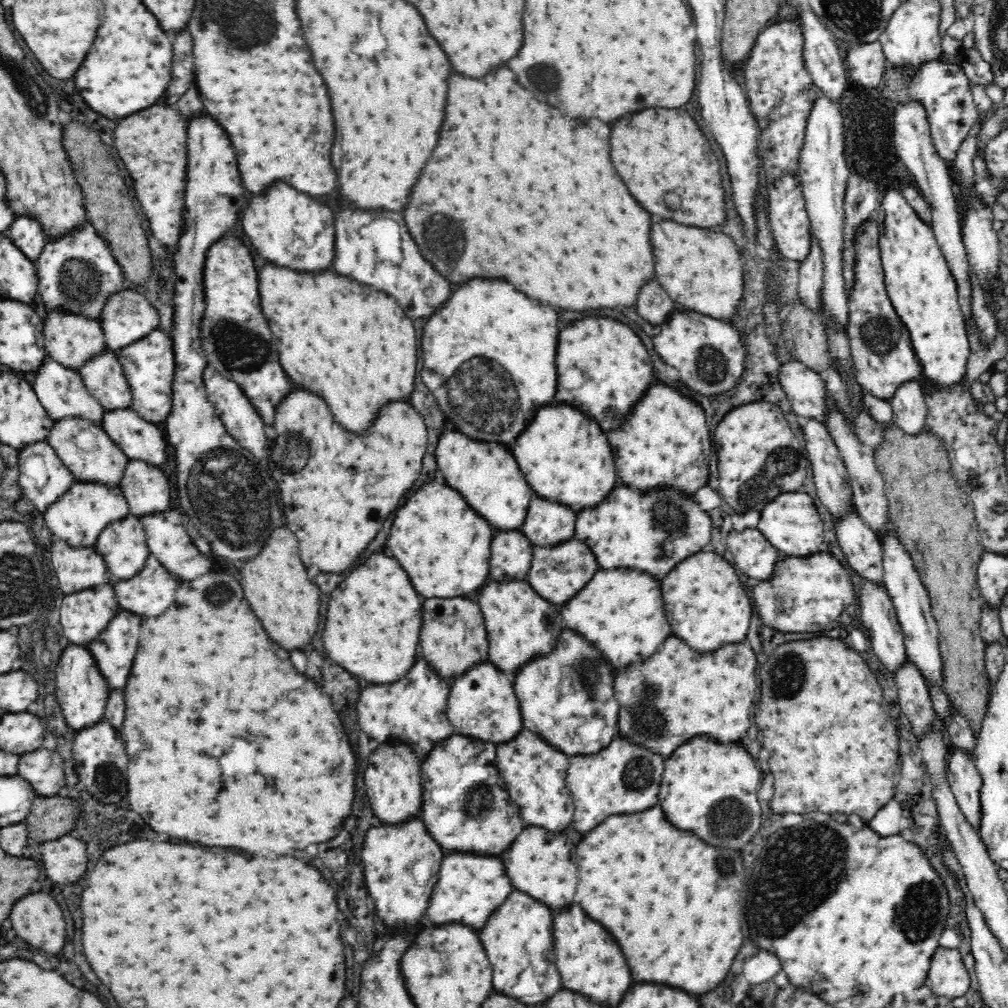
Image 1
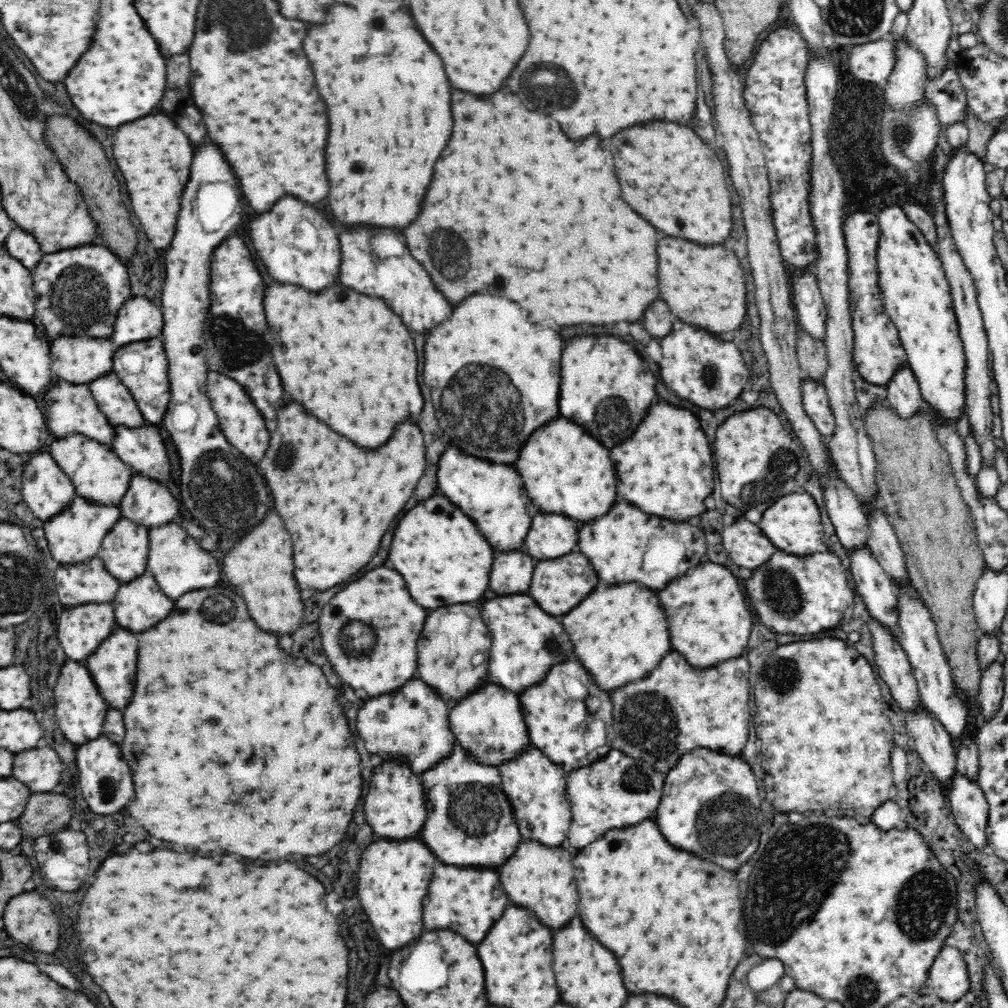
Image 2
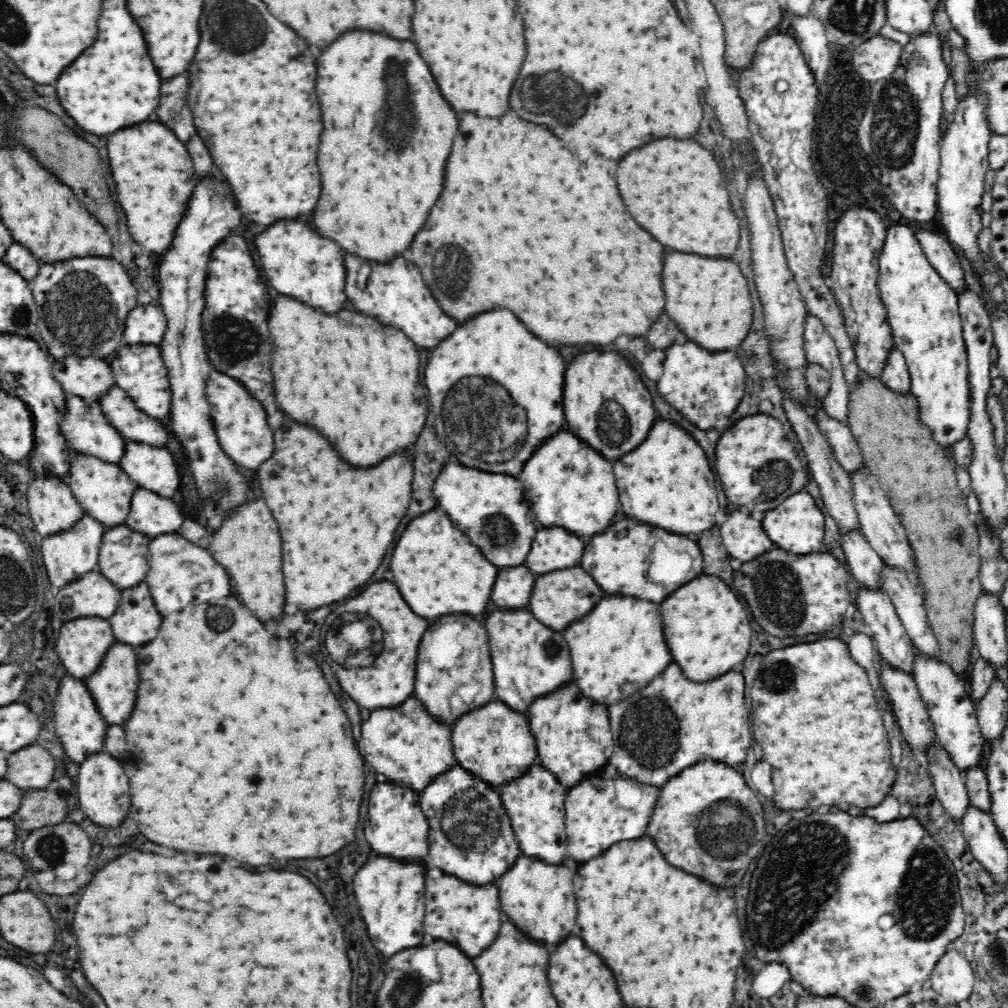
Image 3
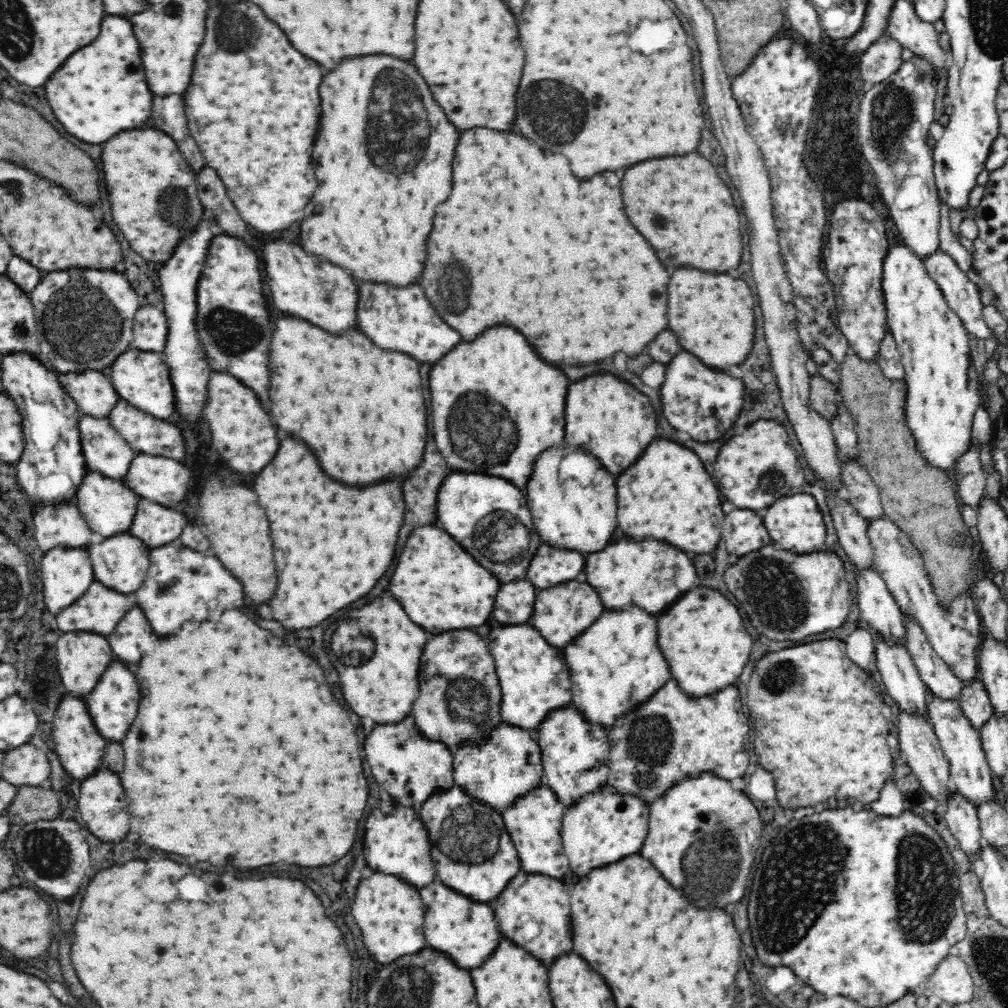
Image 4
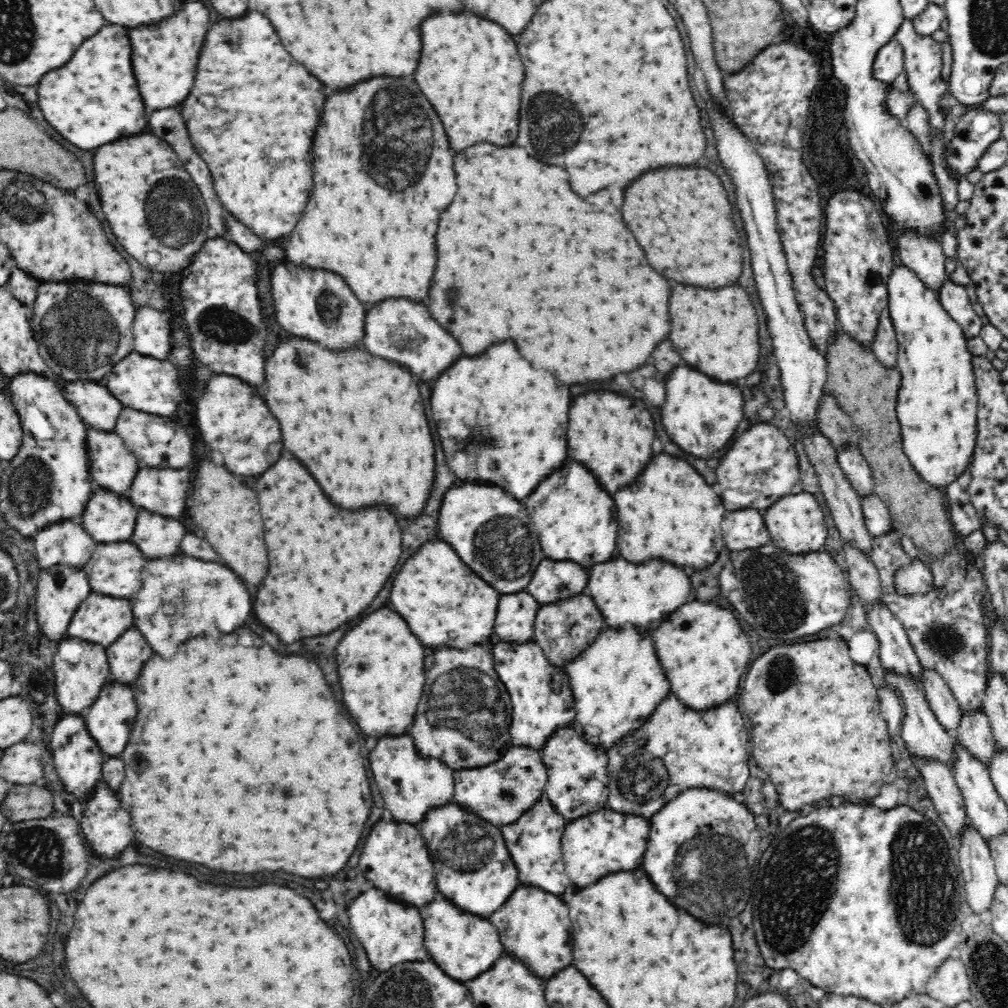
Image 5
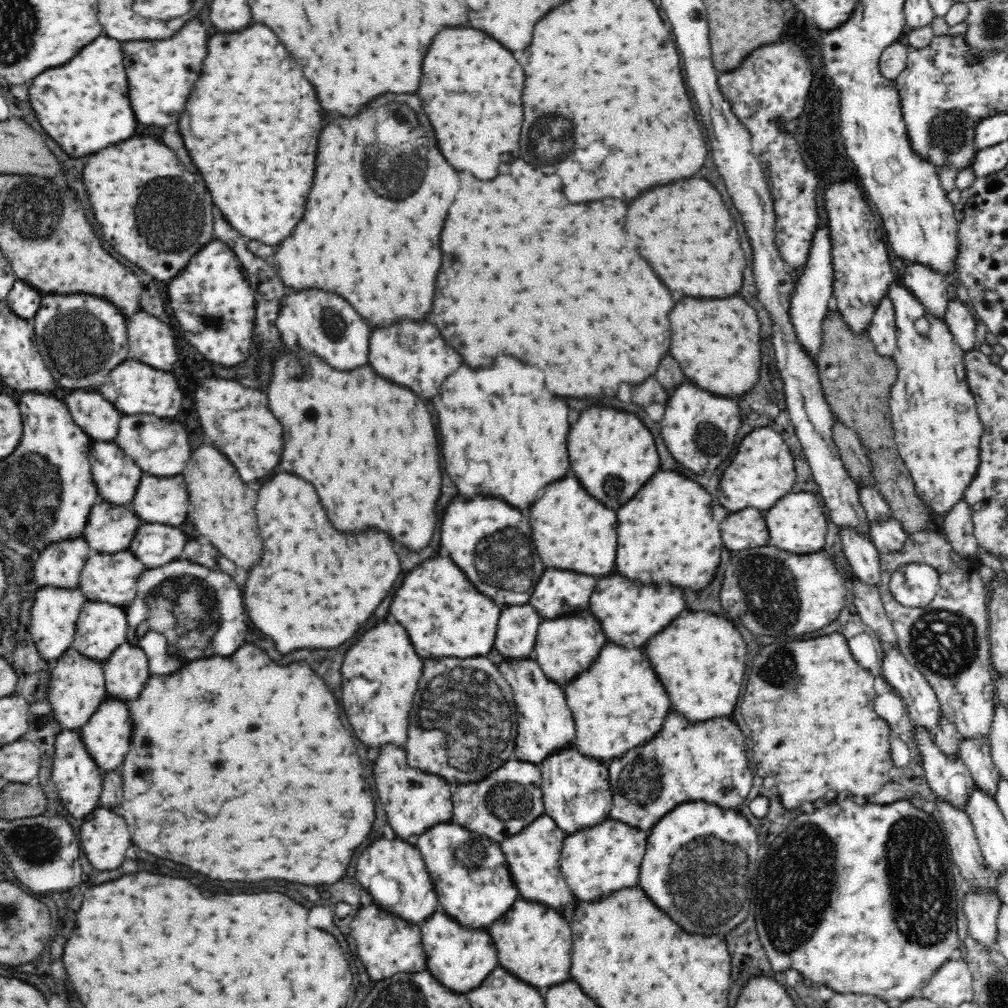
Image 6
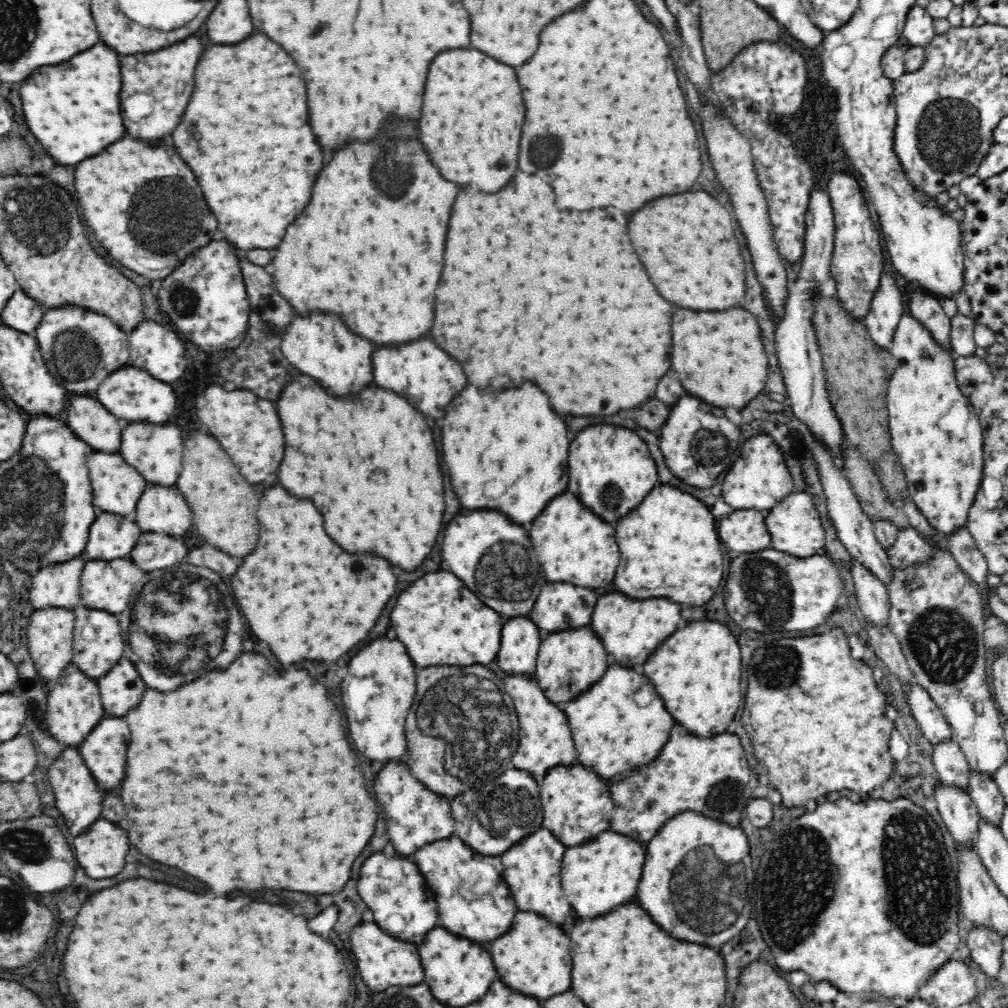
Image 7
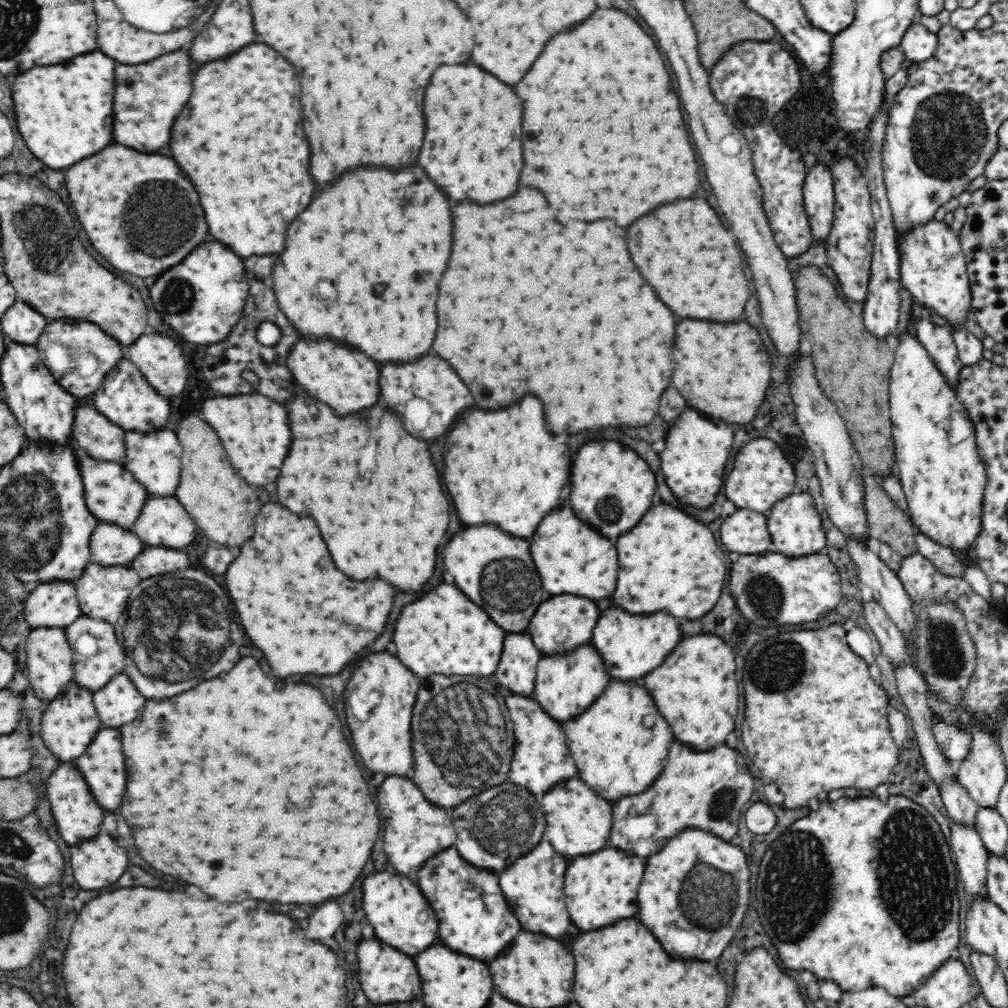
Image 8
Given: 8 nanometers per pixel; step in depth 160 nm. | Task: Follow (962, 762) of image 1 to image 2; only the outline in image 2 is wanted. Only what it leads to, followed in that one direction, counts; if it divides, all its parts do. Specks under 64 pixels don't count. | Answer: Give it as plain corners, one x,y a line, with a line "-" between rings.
956,773
946,795
951,804
951,814
964,837
978,851
989,846
986,834
989,804
979,784

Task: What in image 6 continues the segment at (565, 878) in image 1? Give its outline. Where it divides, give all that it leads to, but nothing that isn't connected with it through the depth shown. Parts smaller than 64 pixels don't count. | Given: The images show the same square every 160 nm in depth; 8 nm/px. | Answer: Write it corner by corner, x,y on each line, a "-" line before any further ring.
519,898
500,920
496,920
496,924
490,928
490,934
496,950
500,950
500,964
526,984
534,982
538,984
536,988
550,988
548,984
560,984
570,978
572,932
556,910

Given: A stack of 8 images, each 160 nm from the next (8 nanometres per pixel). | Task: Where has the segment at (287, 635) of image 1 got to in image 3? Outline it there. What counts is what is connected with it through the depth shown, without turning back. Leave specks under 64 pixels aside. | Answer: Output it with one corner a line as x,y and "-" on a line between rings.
254,500
222,522
222,526
212,534
210,548
214,558
230,573
234,584
234,596
238,596
244,606
256,614
256,618
278,618
284,608
284,576
282,576
282,552
280,552
278,524
268,510
266,502

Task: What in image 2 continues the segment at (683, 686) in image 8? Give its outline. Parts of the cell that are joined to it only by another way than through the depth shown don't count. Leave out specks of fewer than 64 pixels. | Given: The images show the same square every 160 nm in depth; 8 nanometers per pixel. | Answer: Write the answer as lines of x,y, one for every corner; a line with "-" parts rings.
704,560
690,570
690,574
668,584
666,590
660,590
658,598
668,618
672,648
676,648
688,664
707,669
720,664
720,660
746,654
746,644
752,632
752,612
728,568

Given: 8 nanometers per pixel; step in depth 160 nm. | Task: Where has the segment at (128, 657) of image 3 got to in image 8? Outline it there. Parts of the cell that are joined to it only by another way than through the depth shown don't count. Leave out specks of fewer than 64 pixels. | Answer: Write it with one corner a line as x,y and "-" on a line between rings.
103,728
96,733
84,754
74,762
88,783
88,788
95,801
106,812
116,810
124,798
124,792
126,792
126,766
124,766
124,754
122,752
120,731

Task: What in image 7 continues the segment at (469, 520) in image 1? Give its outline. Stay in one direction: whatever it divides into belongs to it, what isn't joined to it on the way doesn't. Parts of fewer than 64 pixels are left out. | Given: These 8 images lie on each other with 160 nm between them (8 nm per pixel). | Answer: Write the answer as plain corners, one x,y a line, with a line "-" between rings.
432,572
406,588
390,614
396,636
406,646
416,668
428,666
472,666
490,664
500,648
500,630
505,624
500,614
484,606
450,572

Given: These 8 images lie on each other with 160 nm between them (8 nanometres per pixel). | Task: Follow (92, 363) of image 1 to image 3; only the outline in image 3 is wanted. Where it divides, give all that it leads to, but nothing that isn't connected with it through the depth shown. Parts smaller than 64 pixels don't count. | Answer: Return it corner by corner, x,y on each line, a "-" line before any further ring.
116,384
99,400
99,405
109,423
125,439
158,448
169,447
168,428
158,419
148,418

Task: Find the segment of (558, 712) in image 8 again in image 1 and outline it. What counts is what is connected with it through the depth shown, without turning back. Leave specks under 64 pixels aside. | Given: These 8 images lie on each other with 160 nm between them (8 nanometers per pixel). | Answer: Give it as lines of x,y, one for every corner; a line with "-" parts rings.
576,538
553,547
533,547
533,559
527,583
548,603
561,607
578,594
599,569
594,553

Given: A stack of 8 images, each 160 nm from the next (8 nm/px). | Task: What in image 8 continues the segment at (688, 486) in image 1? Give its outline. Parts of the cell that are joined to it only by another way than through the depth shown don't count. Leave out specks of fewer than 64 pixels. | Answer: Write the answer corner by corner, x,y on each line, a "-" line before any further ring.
657,500
654,508
648,510
648,514
644,514
644,518
638,522
636,528
618,538
616,548
618,548
620,572
618,572
618,586
614,590
614,602
626,612
642,616
654,612
668,612
670,616
676,618
696,620
702,618
708,610
712,610
714,604
718,602
726,578
726,564
722,562
716,538
704,524
694,520
684,510
678,510
678,505
673,507

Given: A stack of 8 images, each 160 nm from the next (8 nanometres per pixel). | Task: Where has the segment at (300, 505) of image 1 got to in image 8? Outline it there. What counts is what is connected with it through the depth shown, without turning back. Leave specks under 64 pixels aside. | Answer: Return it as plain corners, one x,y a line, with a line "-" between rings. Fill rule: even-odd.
272,502
262,506
256,518
256,534
250,542
244,542
240,556
226,570
226,588
232,590
228,594
236,606
242,626
246,626
244,630
248,638
256,648
262,650
264,658
268,654
270,676
278,682
294,674
332,676
342,672
384,632
394,602
394,588
388,586
388,582
354,582
348,580
348,576
340,574
340,570
336,570
320,536
320,530
312,518
300,518
-
316,636
334,638
330,642
324,642

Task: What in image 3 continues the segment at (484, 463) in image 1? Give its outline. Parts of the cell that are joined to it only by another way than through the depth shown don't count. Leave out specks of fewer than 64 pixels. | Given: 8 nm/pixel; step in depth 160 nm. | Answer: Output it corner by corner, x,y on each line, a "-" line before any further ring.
446,464
433,484
433,493
438,509
443,513
446,510
450,521
496,568
514,568
527,559
539,525
535,516
528,516
530,508
526,508
528,500
520,480
506,474
484,474
470,467

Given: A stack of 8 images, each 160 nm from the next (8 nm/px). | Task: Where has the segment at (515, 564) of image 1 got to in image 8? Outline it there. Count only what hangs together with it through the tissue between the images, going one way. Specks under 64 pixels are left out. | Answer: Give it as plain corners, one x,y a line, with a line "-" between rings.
528,632
508,633
504,638
504,652
496,670
496,680
512,694
530,697
535,689
537,667
541,654

